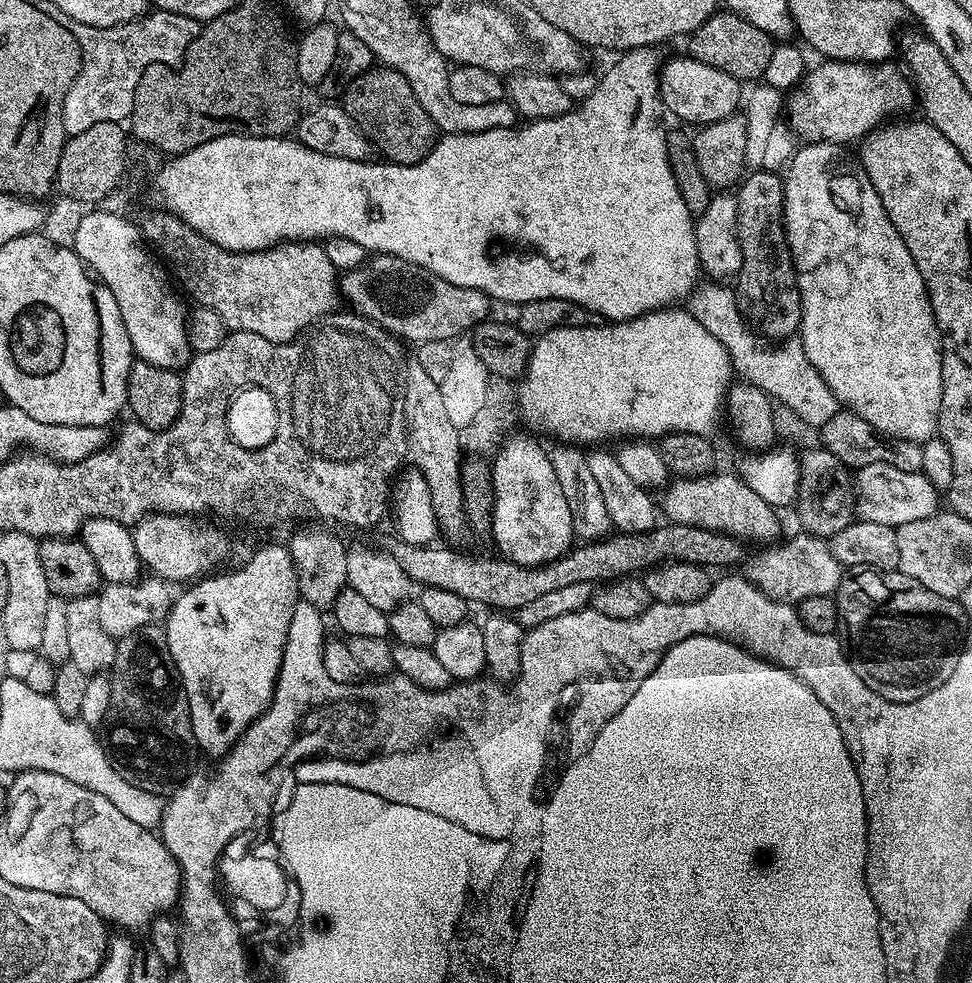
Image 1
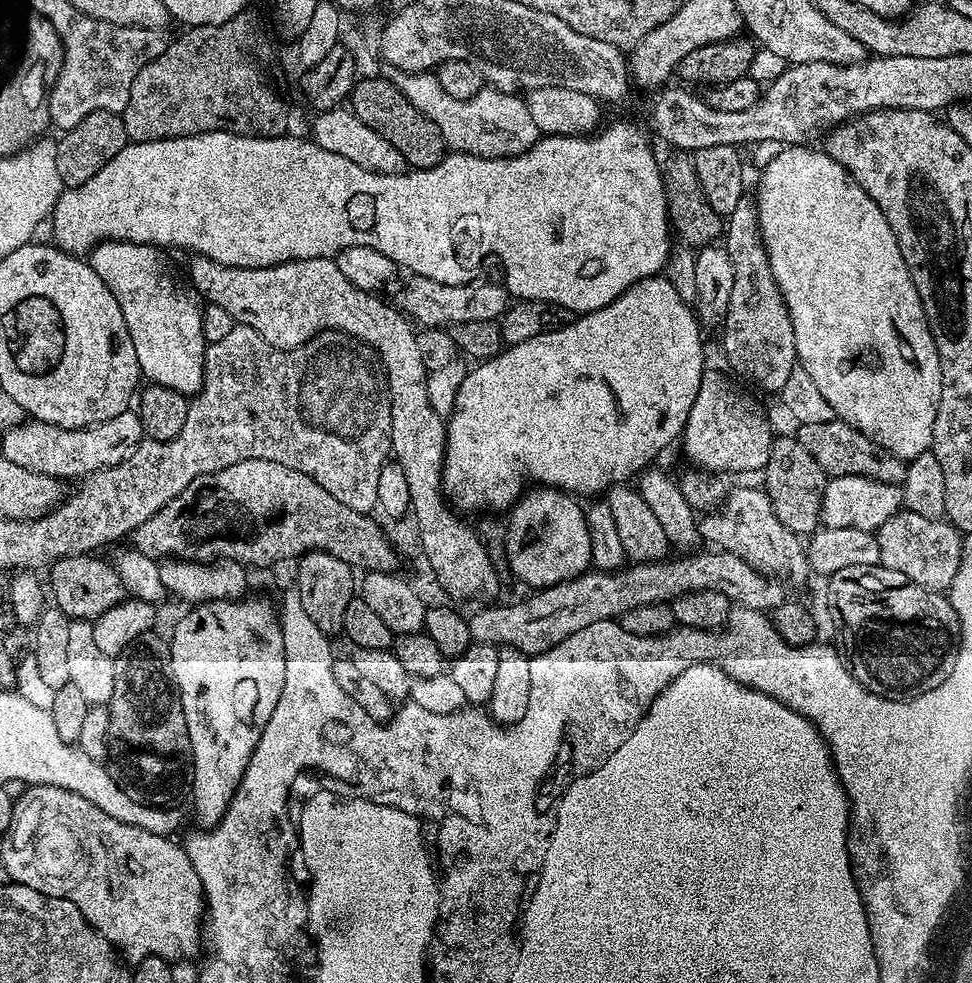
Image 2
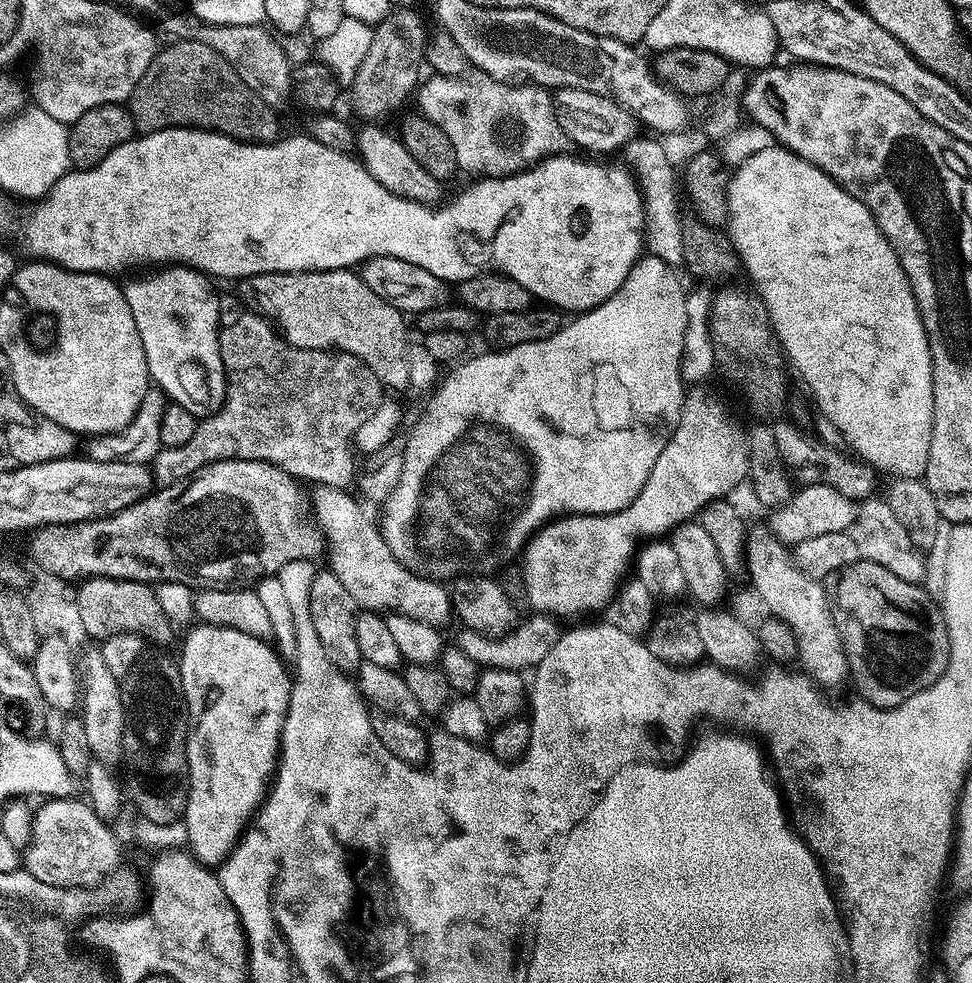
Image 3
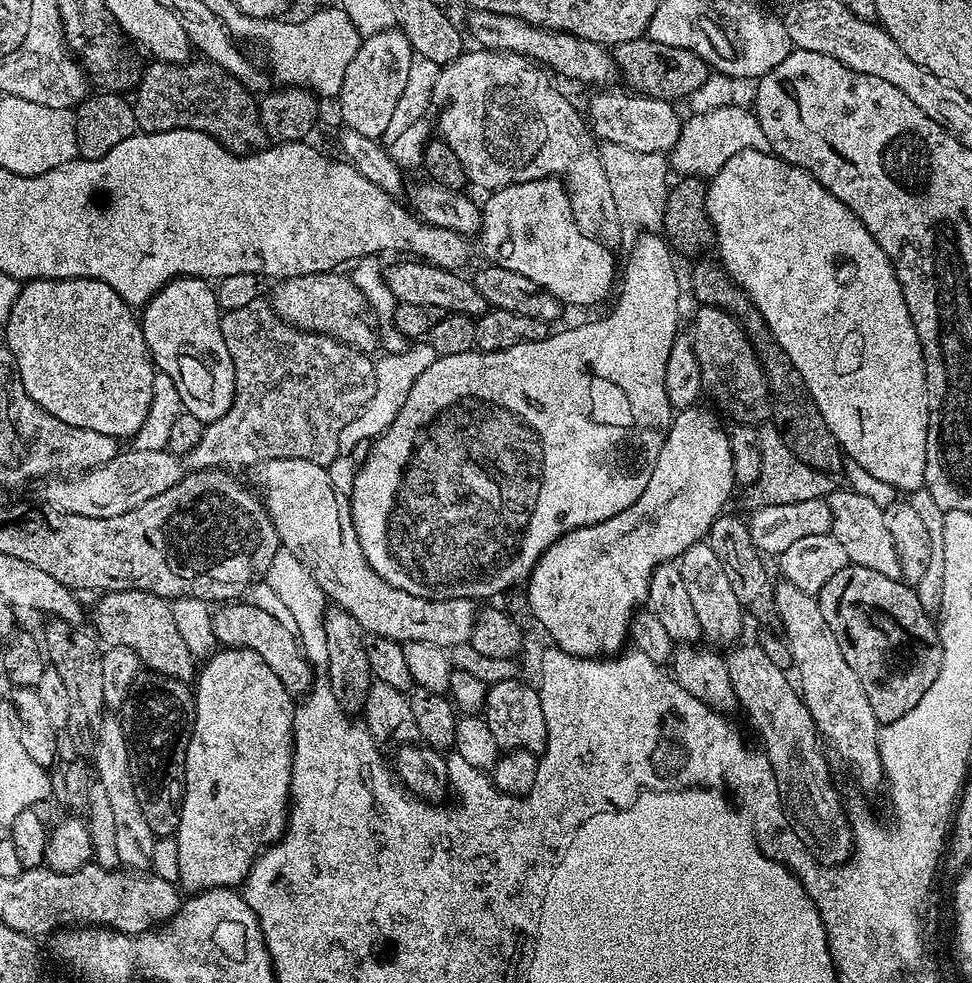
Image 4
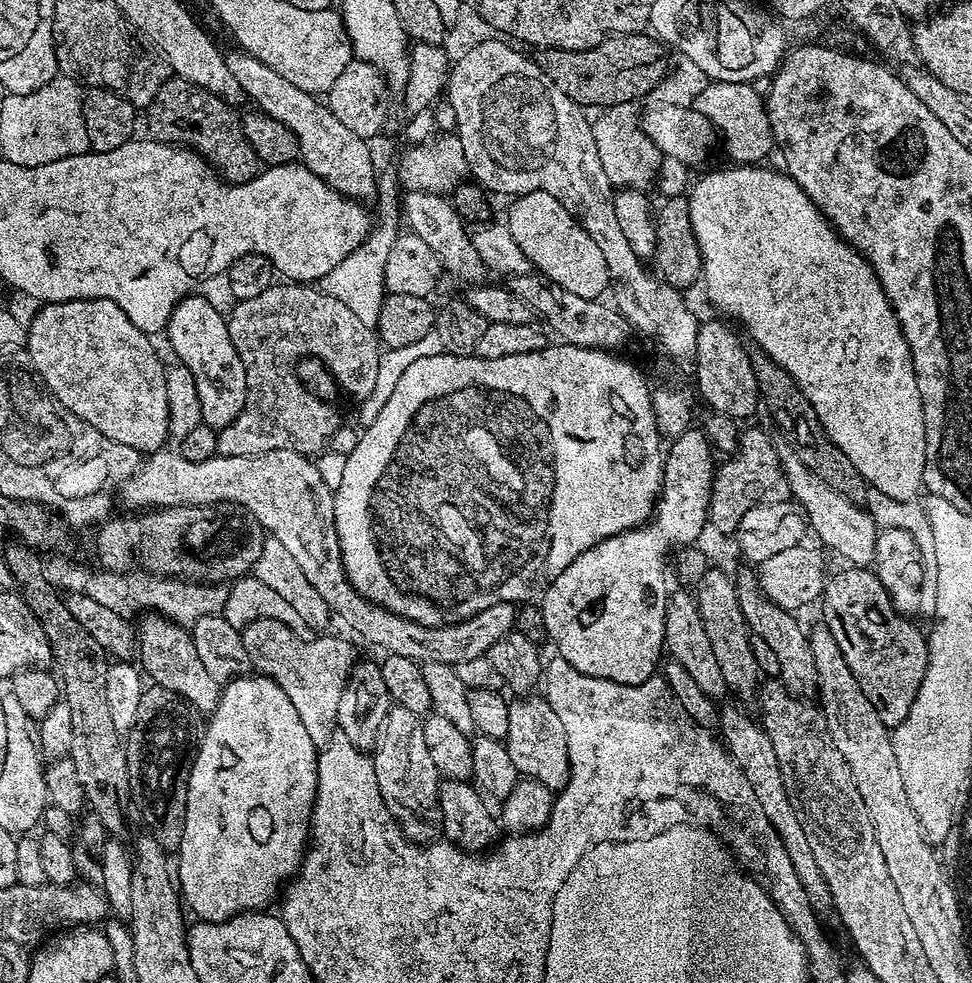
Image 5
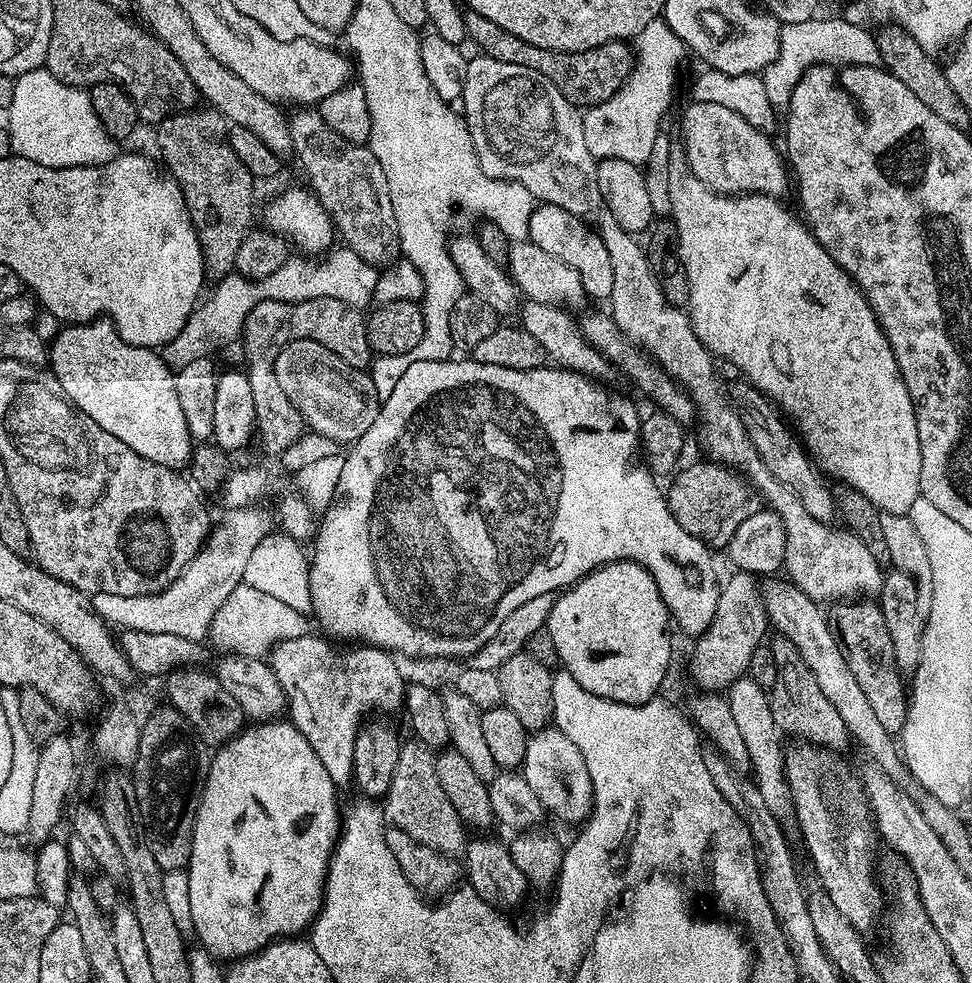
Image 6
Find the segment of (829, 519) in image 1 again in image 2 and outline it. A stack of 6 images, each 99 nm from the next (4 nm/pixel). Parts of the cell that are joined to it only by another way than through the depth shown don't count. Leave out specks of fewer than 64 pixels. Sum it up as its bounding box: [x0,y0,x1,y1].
[762,435,826,534]

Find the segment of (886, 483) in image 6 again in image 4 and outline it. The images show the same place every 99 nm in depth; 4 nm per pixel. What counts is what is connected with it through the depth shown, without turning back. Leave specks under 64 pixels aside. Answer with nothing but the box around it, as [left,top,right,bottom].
[706,150,928,494]

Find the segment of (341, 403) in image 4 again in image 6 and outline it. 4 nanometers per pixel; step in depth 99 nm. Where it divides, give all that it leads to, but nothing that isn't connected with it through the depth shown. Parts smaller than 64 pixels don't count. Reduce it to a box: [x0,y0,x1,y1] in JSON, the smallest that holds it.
[242,298,374,456]

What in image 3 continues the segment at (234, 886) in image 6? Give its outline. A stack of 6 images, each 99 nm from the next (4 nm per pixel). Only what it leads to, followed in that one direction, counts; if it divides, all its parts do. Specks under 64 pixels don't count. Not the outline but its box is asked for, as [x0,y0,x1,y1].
[178,622,293,866]

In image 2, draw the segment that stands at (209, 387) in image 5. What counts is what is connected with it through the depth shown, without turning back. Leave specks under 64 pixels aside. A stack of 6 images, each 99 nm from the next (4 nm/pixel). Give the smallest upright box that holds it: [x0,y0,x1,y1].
[90,240,204,398]

